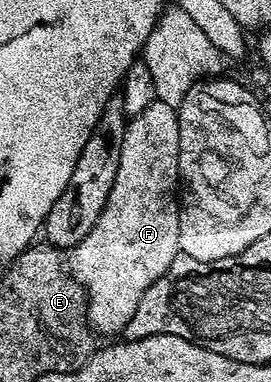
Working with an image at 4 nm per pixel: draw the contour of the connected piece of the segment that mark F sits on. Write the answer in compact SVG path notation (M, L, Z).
M155 100L141 114L128 118L118 170L98 221L85 238L67 253L67 268L85 288L89 303L89 323L98 334L120 334L131 323L143 291L155 283L179 256L179 119L174 106Z

